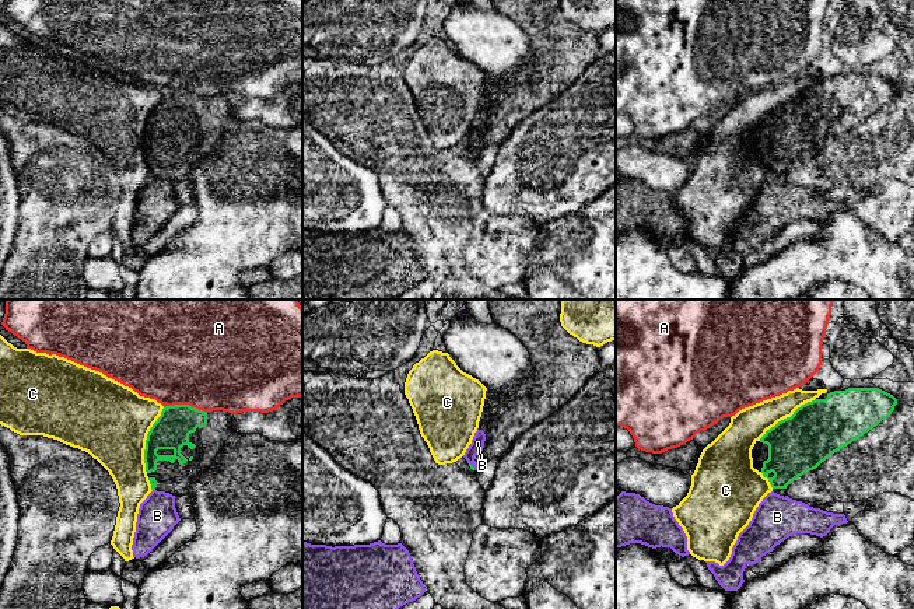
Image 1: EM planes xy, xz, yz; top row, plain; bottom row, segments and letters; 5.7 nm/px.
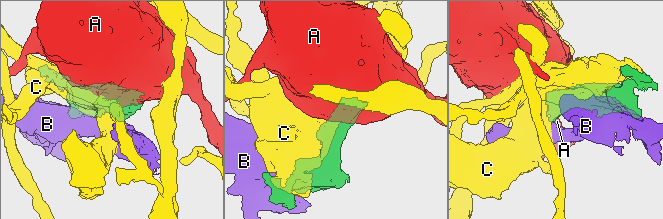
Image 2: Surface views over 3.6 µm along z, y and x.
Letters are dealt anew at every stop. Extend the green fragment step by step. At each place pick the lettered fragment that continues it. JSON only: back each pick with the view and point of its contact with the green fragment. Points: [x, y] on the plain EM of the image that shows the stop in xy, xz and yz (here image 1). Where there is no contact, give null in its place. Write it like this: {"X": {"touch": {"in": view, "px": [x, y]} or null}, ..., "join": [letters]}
{"join": []}

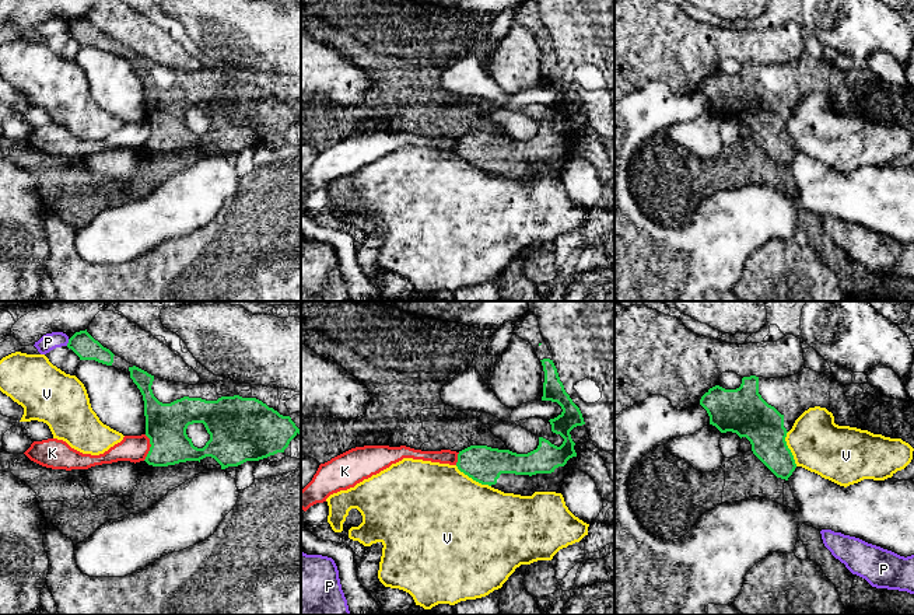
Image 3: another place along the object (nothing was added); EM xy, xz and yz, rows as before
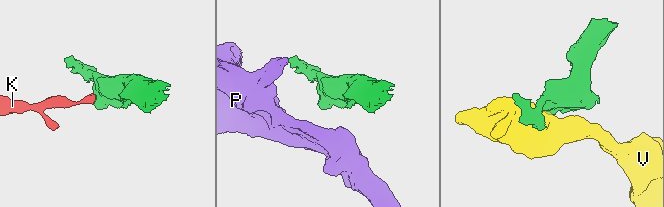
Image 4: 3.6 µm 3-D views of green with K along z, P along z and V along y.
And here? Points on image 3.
{"join": []}

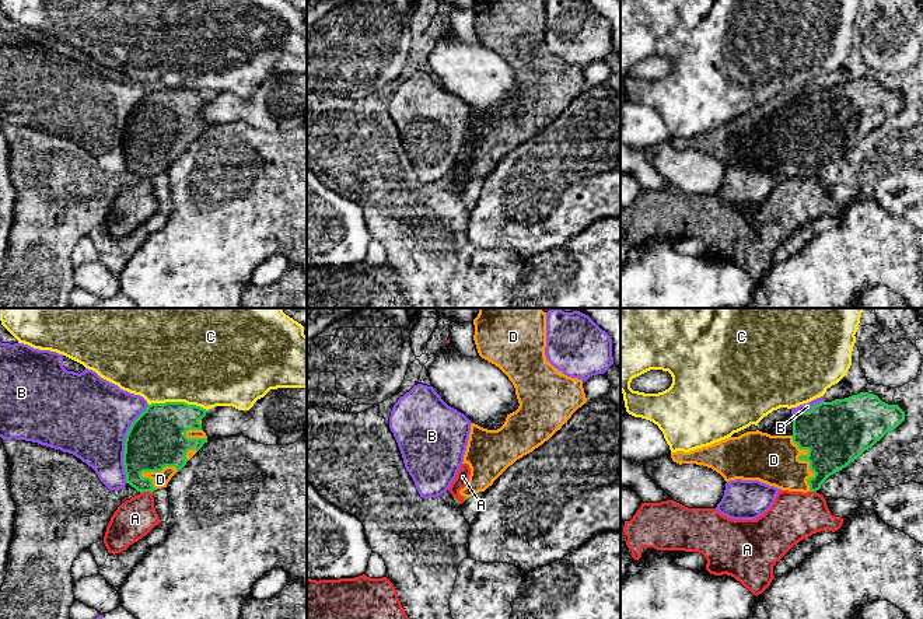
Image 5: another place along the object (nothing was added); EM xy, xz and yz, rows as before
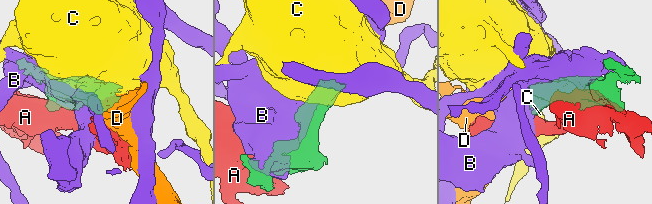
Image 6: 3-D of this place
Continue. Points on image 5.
{"D": {"touch": {"in": "yz", "px": [803, 146]}}, "join": ["D"]}

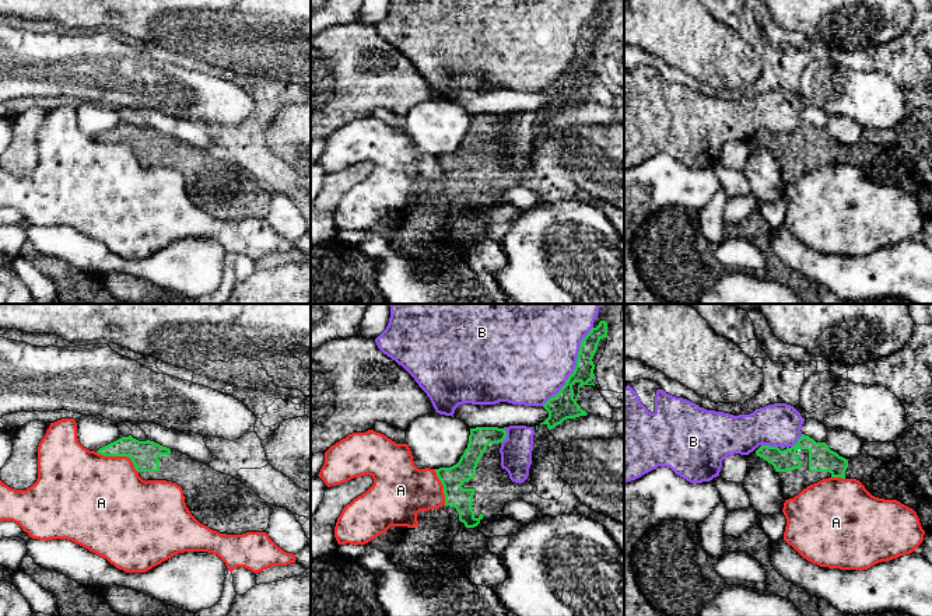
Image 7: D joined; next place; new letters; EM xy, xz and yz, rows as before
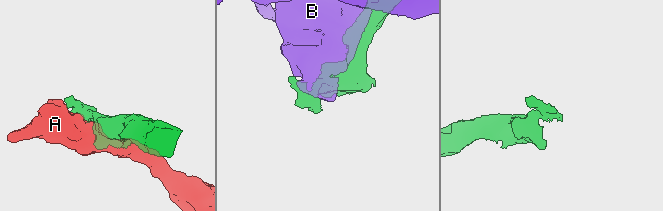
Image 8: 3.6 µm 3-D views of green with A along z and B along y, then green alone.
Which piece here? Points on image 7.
{"join": []}

